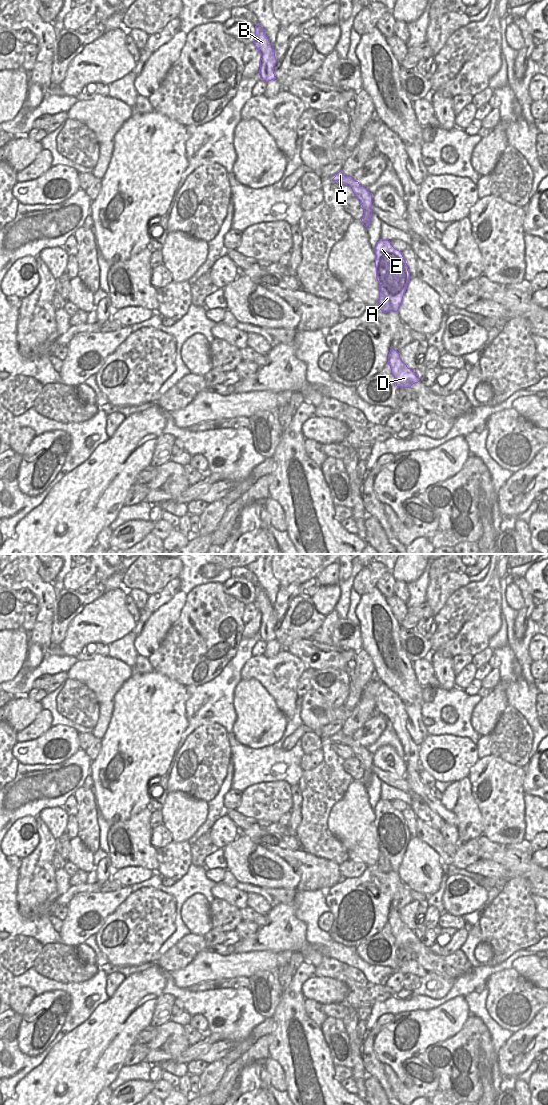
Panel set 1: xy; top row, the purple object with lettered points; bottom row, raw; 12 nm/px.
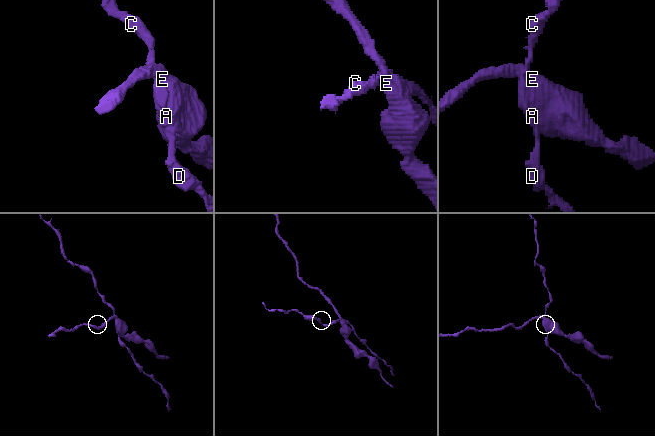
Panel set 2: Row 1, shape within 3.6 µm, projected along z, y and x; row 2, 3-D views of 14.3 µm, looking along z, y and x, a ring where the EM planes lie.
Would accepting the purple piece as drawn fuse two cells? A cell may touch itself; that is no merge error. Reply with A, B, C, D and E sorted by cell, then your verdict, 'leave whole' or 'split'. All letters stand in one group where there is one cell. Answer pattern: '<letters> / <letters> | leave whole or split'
A E / B C D | split

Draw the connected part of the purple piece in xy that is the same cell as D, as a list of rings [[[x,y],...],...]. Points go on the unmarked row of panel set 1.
[[[391,907],[387,924],[391,928],[391,933],[395,938],[396,946],[398,948],[410,948],[413,944],[420,941],[419,935],[408,928],[401,920],[399,912]]]

